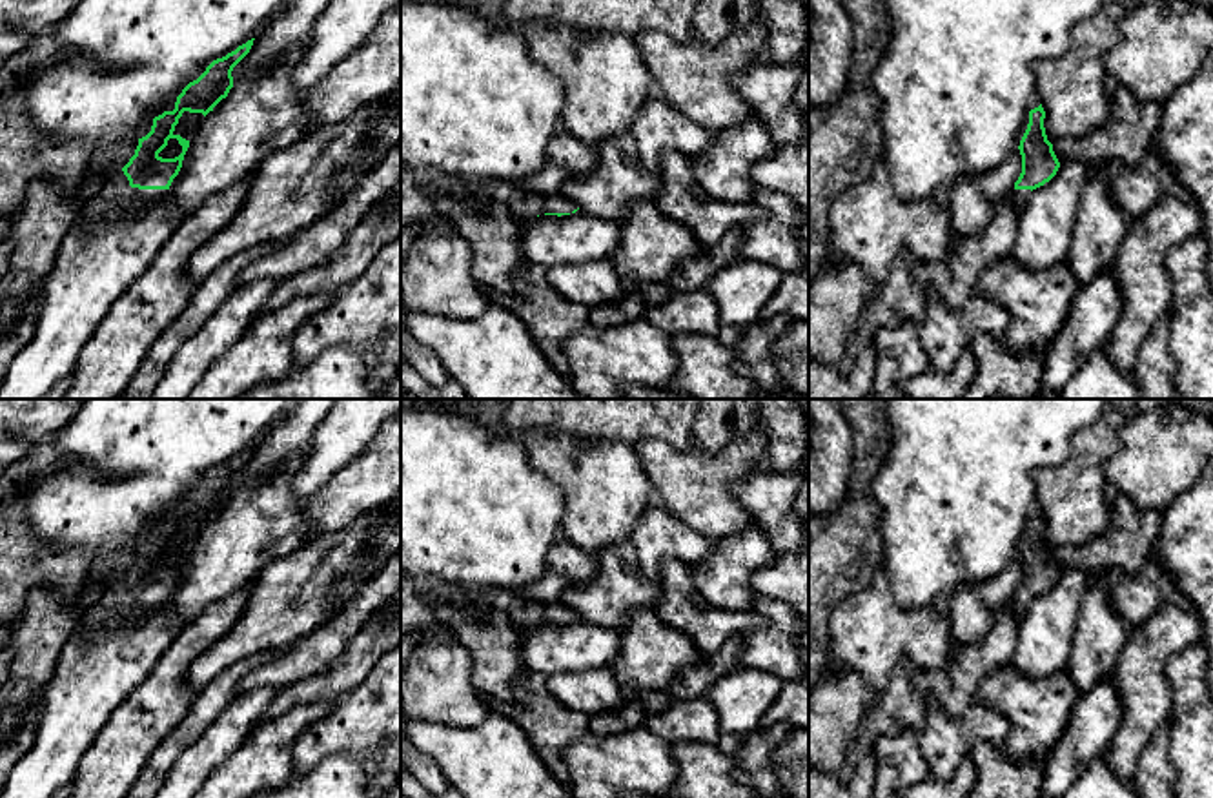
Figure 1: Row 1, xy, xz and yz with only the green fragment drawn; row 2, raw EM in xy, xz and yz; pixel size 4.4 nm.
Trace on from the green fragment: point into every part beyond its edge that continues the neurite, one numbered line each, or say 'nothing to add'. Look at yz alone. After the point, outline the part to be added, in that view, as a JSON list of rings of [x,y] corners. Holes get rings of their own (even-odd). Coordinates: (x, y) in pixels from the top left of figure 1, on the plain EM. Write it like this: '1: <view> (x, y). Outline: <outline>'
1: yz (1019, 605). Outline: [[[1013,598],[1011,609],[1013,609],[1013,616],[1018,623],[1025,616],[1025,610],[1029,609],[1031,601],[1033,601],[1031,598]]]

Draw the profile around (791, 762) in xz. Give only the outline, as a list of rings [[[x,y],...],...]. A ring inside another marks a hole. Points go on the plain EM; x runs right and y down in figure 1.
[[[794,727],[772,754],[778,782],[790,798],[809,798],[809,731]]]

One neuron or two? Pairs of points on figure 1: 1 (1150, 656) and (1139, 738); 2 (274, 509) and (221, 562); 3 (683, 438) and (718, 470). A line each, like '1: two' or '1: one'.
1: one
2: one
3: two

